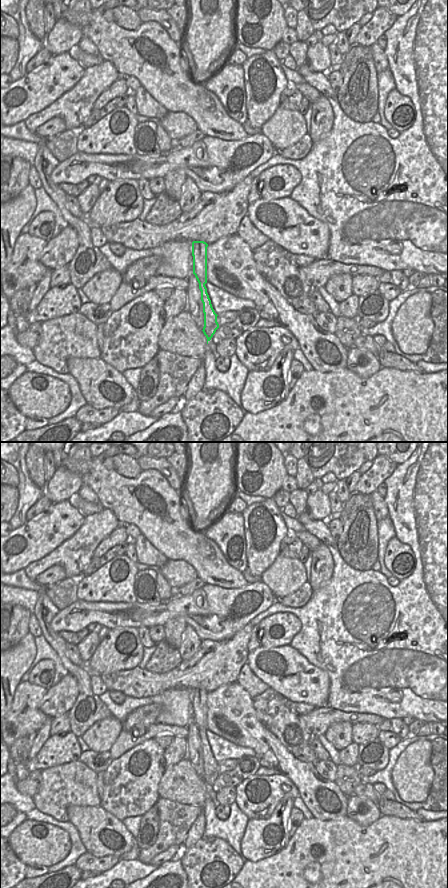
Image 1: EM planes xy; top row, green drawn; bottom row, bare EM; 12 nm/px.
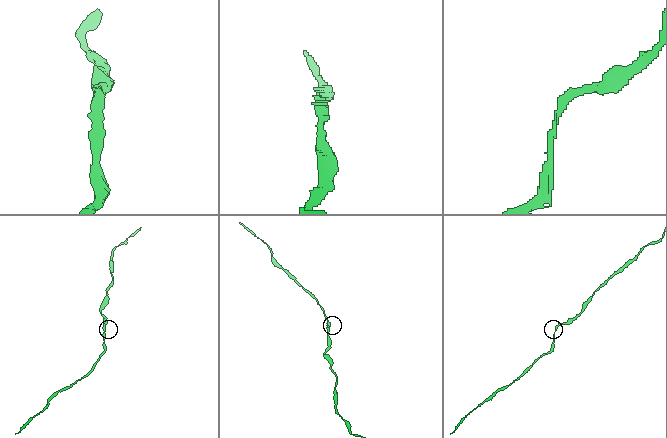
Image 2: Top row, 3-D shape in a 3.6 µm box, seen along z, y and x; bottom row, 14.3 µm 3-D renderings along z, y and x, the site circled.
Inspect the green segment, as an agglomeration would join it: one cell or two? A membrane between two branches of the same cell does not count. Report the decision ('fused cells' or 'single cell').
single cell

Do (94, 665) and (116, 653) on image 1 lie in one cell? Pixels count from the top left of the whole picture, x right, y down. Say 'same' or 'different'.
same

